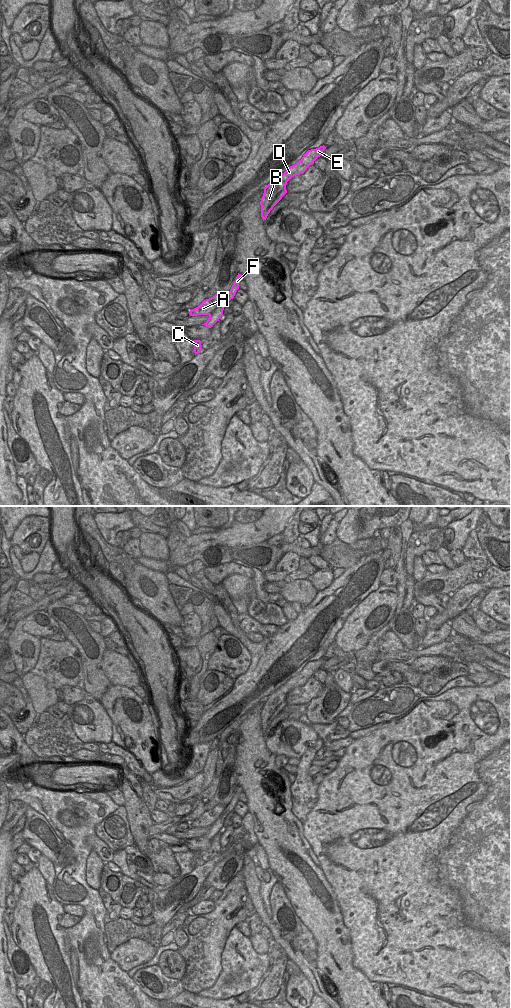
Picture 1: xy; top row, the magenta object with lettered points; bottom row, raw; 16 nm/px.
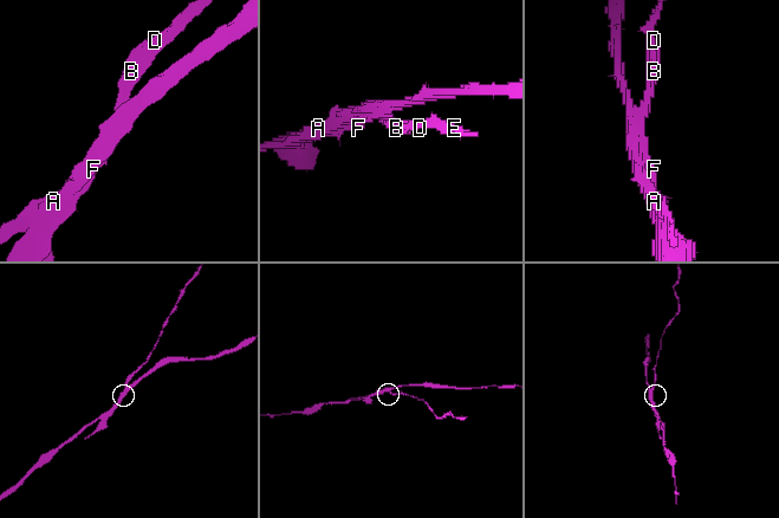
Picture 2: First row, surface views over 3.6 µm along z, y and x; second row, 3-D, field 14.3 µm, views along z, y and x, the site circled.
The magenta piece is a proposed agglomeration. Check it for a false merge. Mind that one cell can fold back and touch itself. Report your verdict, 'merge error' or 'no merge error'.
merge error

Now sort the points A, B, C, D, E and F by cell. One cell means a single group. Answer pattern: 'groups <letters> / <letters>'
groups A / B C D E F

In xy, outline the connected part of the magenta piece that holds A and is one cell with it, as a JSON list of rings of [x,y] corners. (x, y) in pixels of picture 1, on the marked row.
[[[222,292],[216,293],[213,297],[204,300],[198,307],[190,310],[190,316],[210,315],[220,305],[226,294]]]

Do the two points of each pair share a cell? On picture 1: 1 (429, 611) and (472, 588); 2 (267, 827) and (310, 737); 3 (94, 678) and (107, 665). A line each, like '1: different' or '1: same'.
1: different
2: different
3: different

